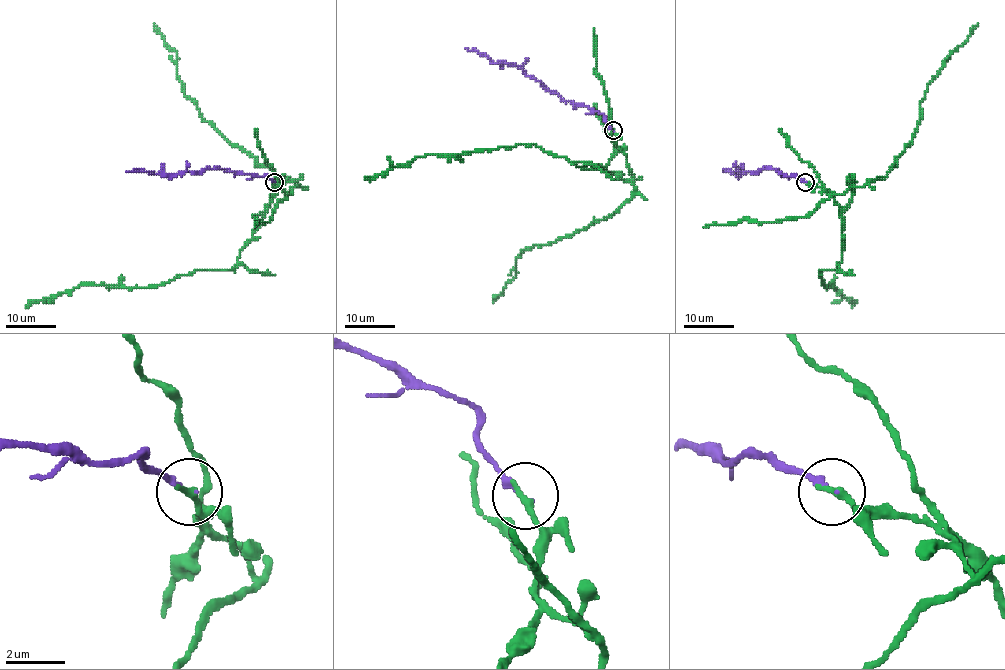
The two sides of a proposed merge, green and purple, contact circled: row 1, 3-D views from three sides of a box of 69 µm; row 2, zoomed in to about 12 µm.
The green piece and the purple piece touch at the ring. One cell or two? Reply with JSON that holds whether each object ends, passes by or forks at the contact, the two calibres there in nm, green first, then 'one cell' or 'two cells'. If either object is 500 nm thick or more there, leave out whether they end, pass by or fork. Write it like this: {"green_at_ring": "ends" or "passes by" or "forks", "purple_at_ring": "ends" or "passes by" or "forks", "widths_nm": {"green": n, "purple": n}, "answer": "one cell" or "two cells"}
{"green_at_ring": "ends", "purple_at_ring": "ends", "widths_nm": {"green": 280, "purple": 90}, "answer": "two cells"}

